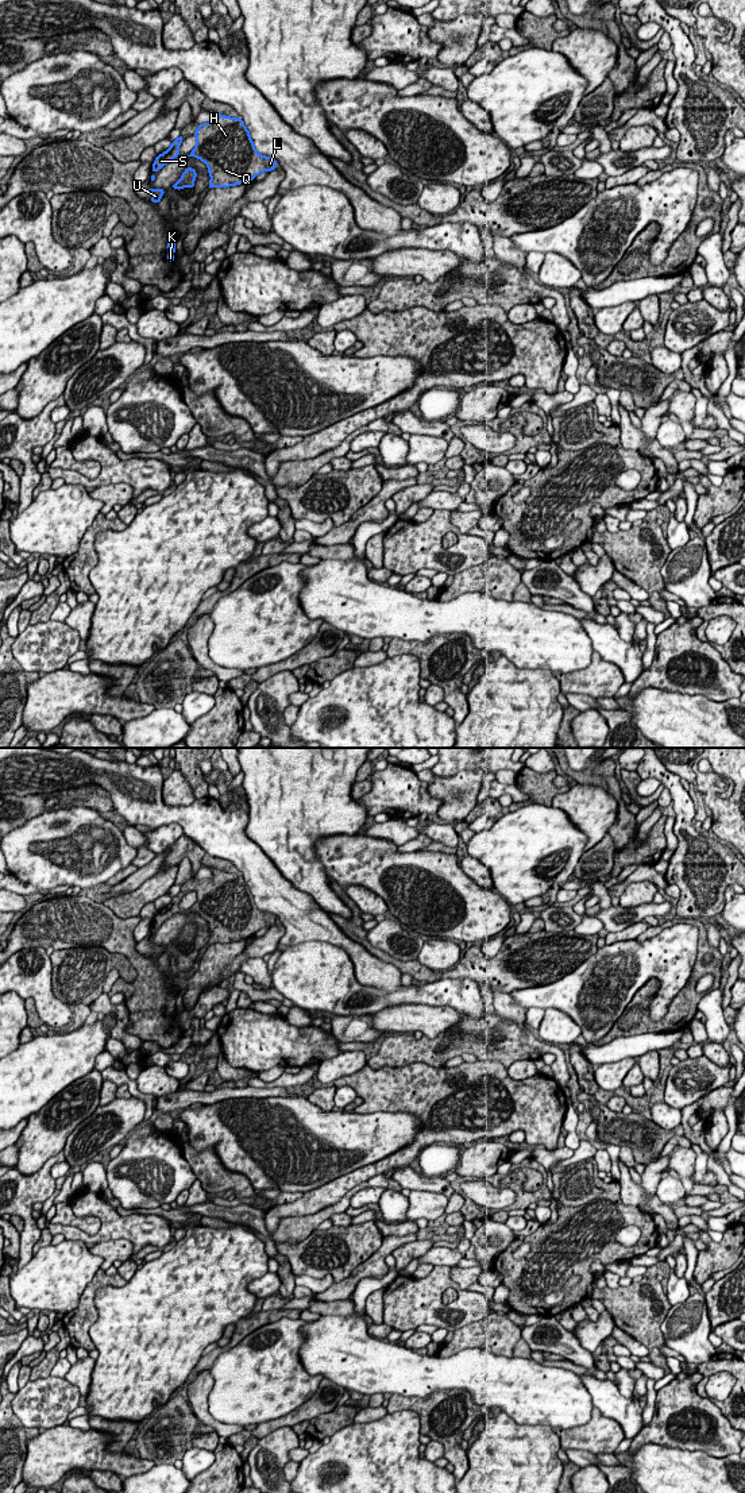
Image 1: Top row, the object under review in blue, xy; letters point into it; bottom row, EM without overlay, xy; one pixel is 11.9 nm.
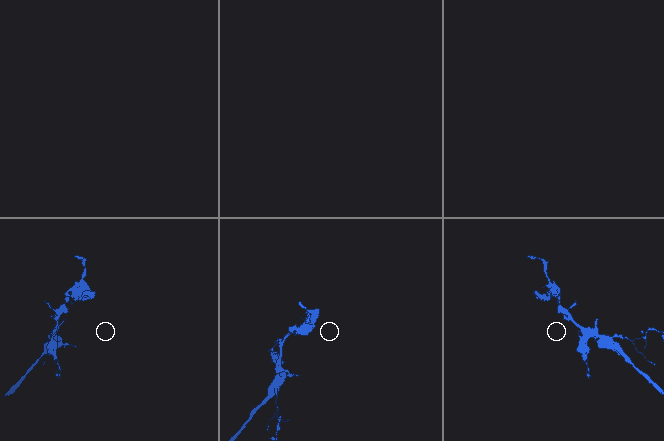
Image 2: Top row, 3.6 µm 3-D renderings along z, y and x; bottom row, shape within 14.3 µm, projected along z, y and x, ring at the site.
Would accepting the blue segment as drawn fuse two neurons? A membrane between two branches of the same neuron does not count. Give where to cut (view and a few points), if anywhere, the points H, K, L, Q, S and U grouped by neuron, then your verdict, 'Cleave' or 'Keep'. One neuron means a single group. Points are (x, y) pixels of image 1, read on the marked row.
No split. Groups: H K L Q S U. Keep

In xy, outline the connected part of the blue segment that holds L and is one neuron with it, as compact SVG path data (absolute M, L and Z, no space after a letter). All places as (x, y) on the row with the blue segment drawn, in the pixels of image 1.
M209 112L211 123L194 131L196 146L186 157L196 157L208 166L209 189L250 182L263 171L277 169L277 159L260 155L243 119Z

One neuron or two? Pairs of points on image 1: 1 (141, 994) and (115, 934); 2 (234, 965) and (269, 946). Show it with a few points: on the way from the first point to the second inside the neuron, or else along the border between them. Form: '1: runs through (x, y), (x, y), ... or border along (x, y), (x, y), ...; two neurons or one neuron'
1: runs through (142, 979), (142, 965), (128, 949); one neuron
2: runs through (242, 957), (261, 946); one neuron

